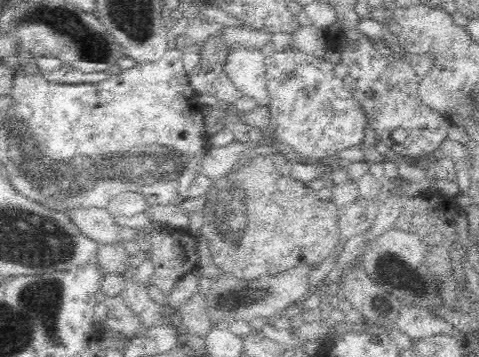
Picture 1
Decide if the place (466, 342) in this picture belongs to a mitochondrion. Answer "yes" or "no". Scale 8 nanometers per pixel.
no

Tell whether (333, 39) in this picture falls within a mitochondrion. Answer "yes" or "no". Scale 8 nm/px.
no

